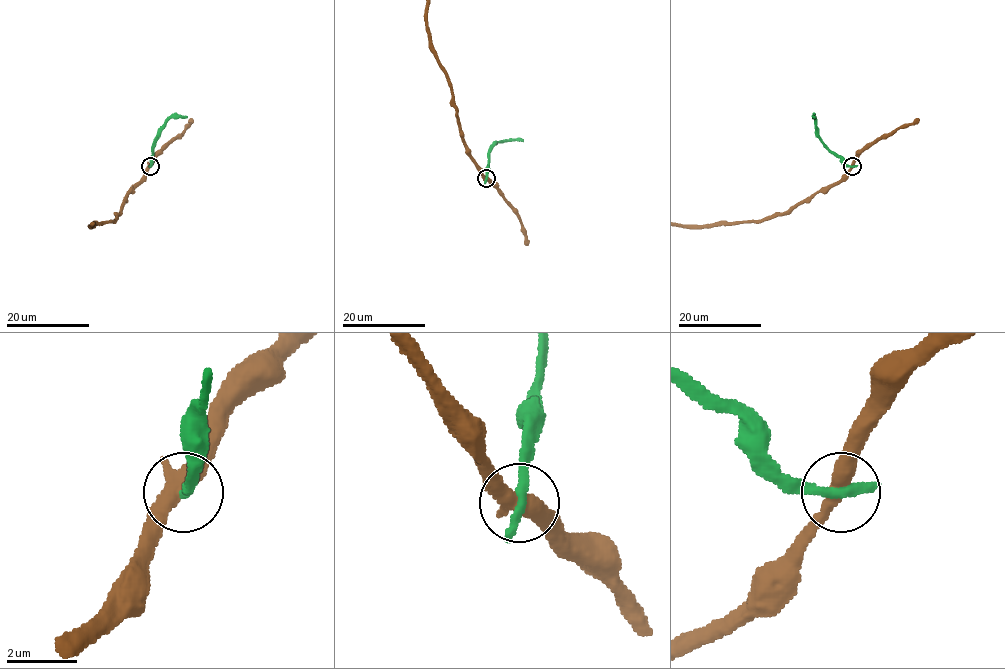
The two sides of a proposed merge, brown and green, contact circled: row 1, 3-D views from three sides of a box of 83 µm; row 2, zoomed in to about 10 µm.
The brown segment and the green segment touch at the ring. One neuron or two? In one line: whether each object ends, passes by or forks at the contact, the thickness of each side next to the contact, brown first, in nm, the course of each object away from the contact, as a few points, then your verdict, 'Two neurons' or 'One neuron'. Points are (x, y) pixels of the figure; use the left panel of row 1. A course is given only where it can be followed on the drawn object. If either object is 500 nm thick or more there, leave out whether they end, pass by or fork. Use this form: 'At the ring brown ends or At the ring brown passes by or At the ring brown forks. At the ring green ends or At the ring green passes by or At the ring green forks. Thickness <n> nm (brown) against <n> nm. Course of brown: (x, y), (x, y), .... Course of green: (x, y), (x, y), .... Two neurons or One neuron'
At the ring brown passes by. At the ring green ends. Thickness 440 nm (brown) against 360 nm. Course of green: (150, 166), (159, 129), (170, 117), (187, 117). Two neurons

